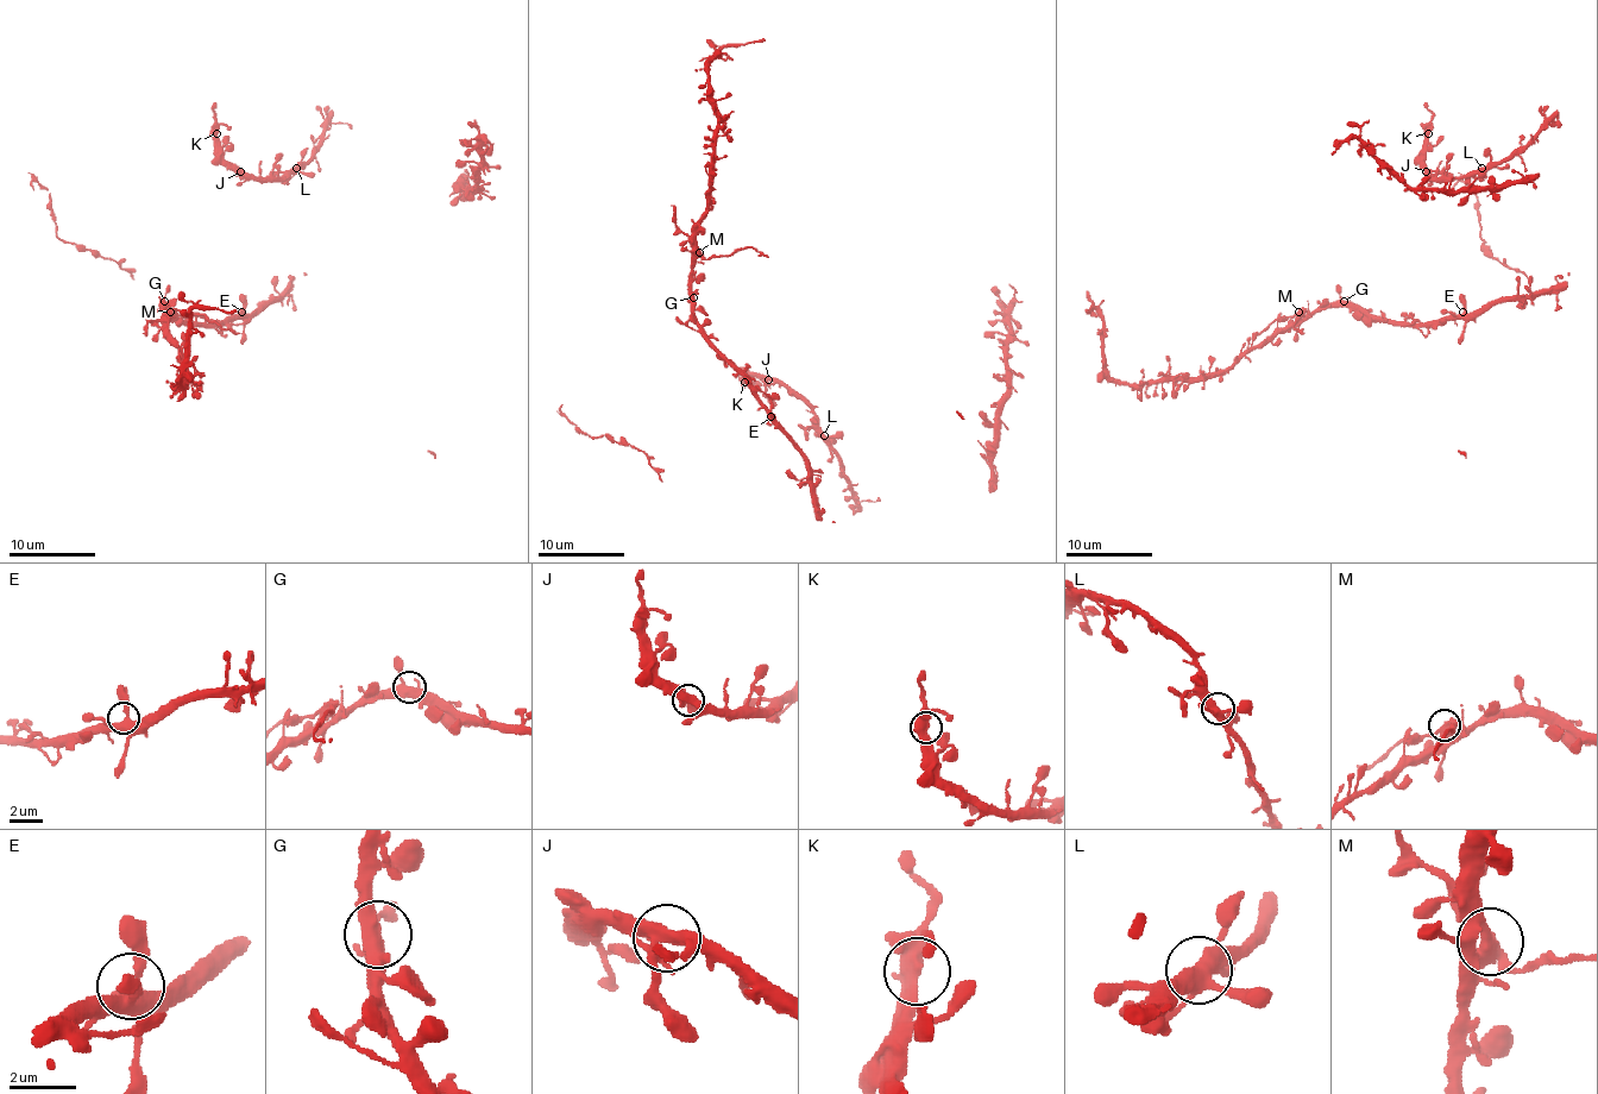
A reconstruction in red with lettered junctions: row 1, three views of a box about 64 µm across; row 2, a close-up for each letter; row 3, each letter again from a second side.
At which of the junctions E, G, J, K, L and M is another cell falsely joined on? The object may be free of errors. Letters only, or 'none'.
none

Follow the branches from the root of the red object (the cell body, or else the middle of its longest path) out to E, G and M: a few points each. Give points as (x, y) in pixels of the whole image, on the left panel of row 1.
E: (281, 297), (249, 314), (241, 312)
G: (281, 297), (251, 314), (236, 314), (220, 322), (182, 322), (167, 309), (164, 301)
M: (281, 297), (251, 314), (236, 314), (220, 322), (182, 322), (162, 306), (171, 312)

